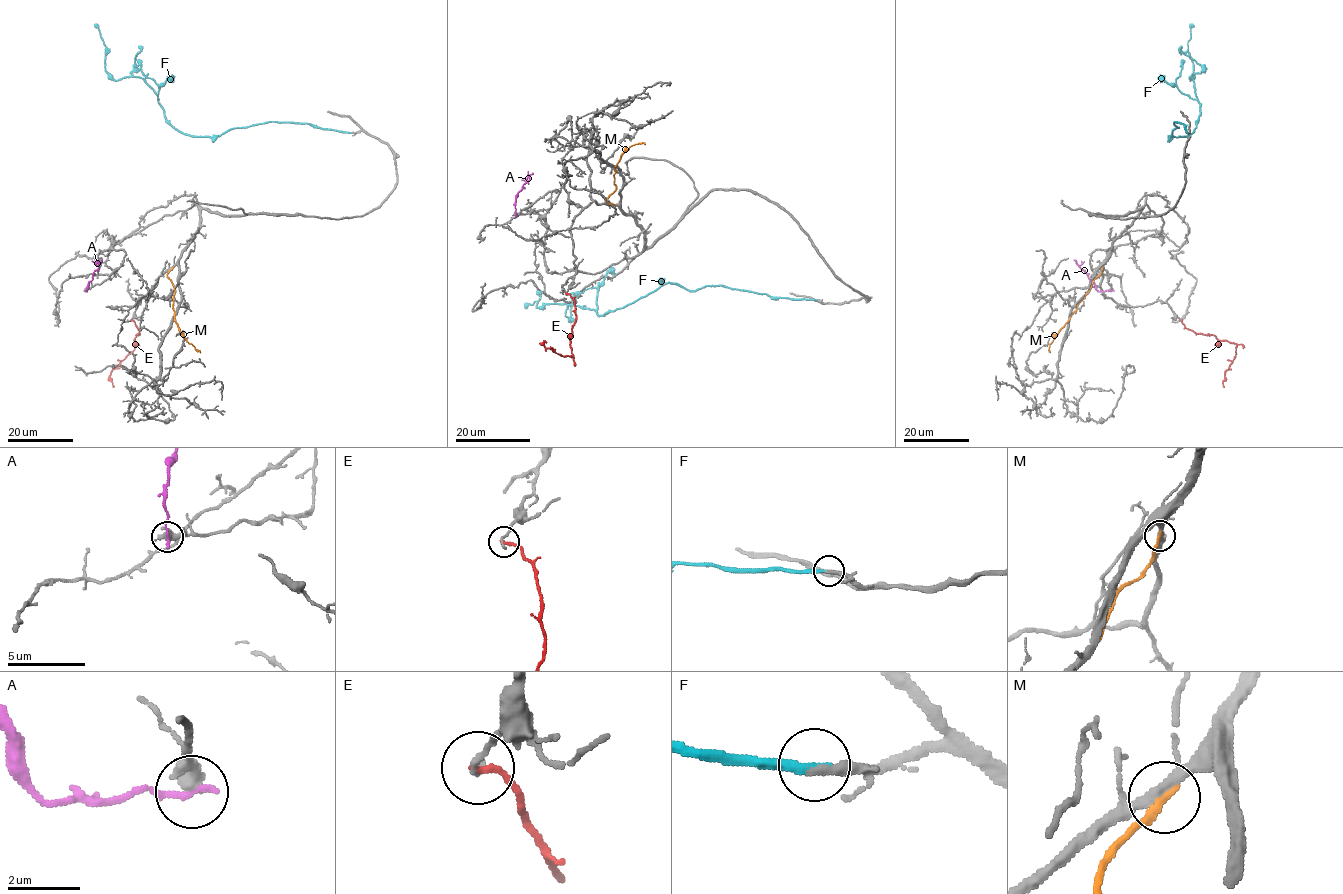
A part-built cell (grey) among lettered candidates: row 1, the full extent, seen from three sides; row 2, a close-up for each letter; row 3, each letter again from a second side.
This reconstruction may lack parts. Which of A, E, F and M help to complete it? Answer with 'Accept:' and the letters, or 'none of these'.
Accept: F

